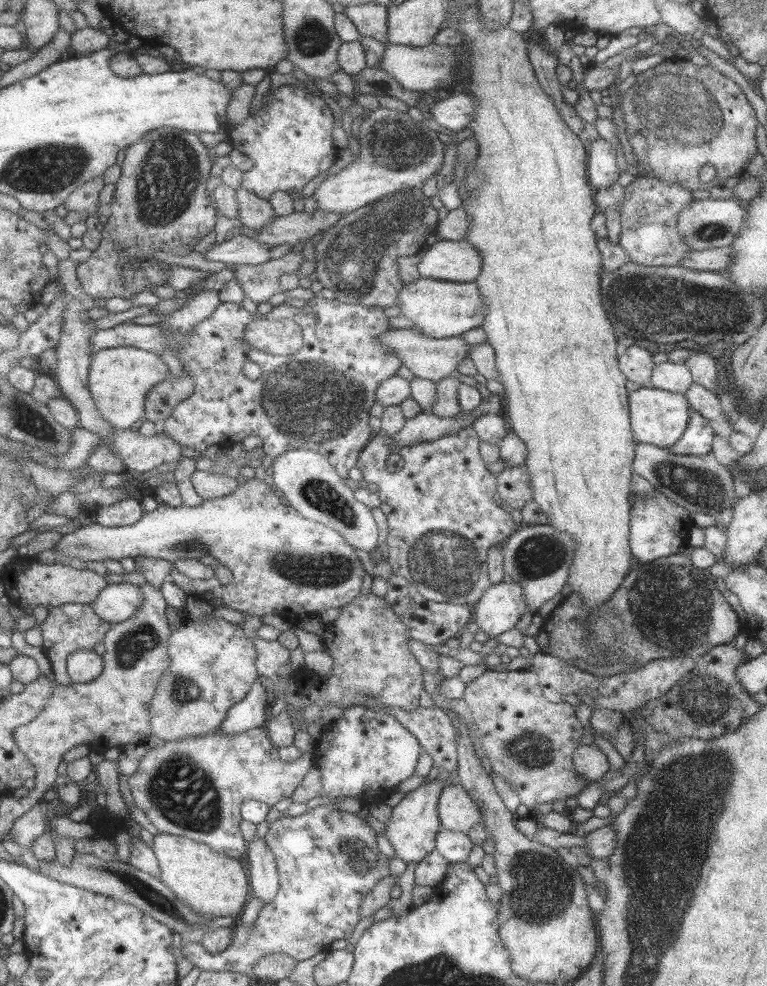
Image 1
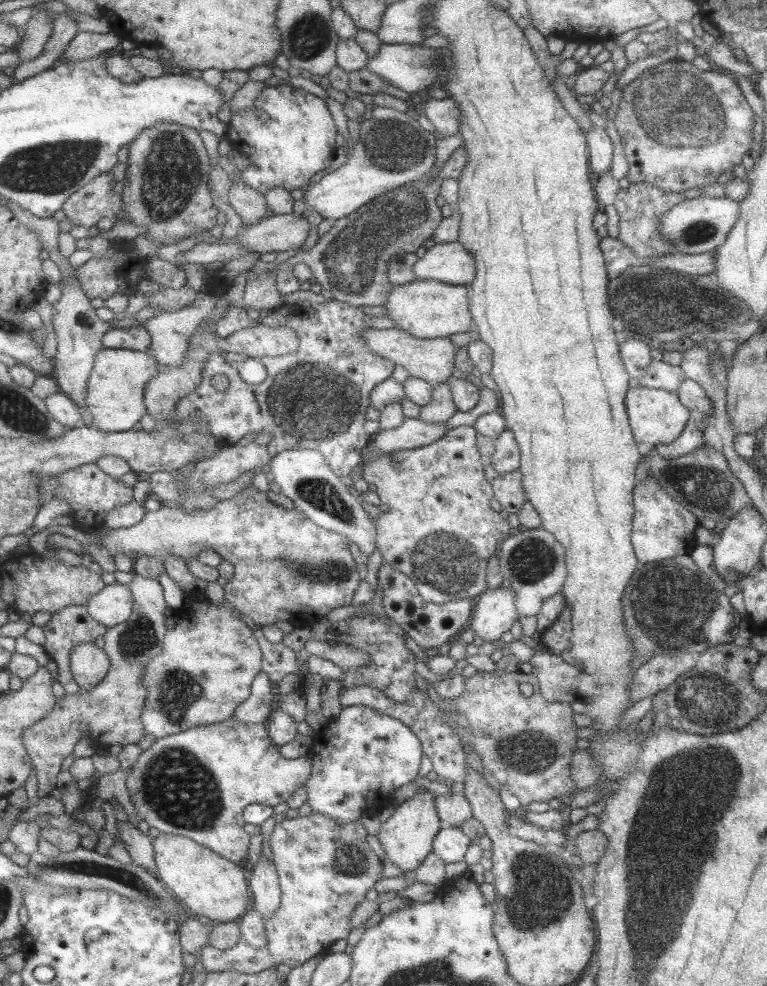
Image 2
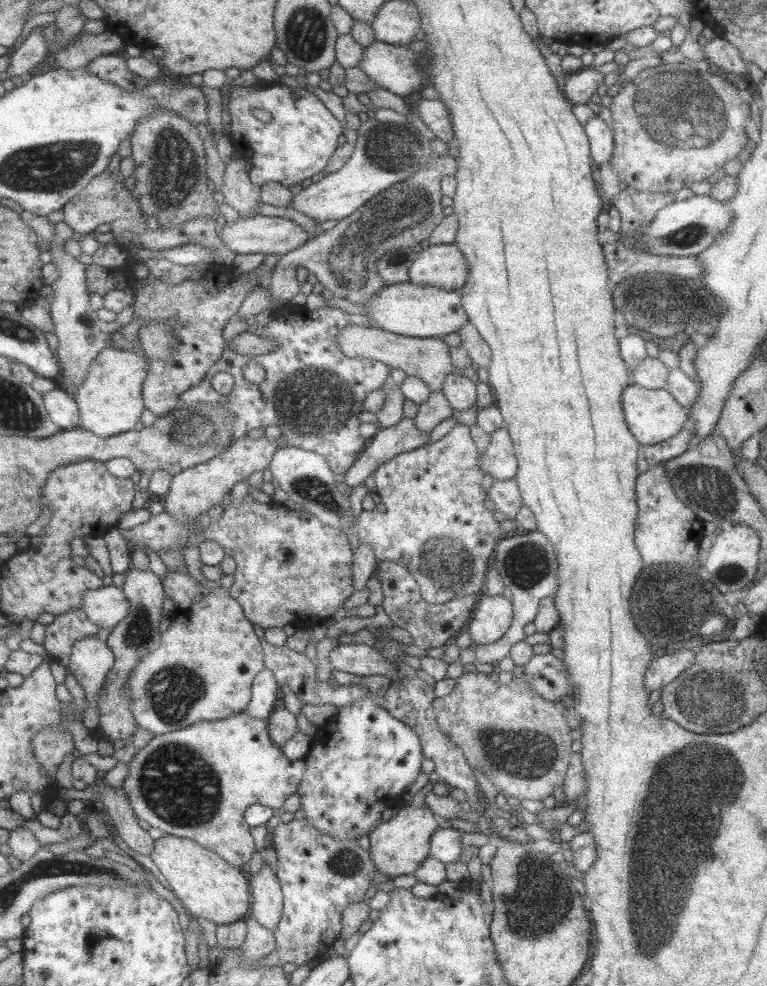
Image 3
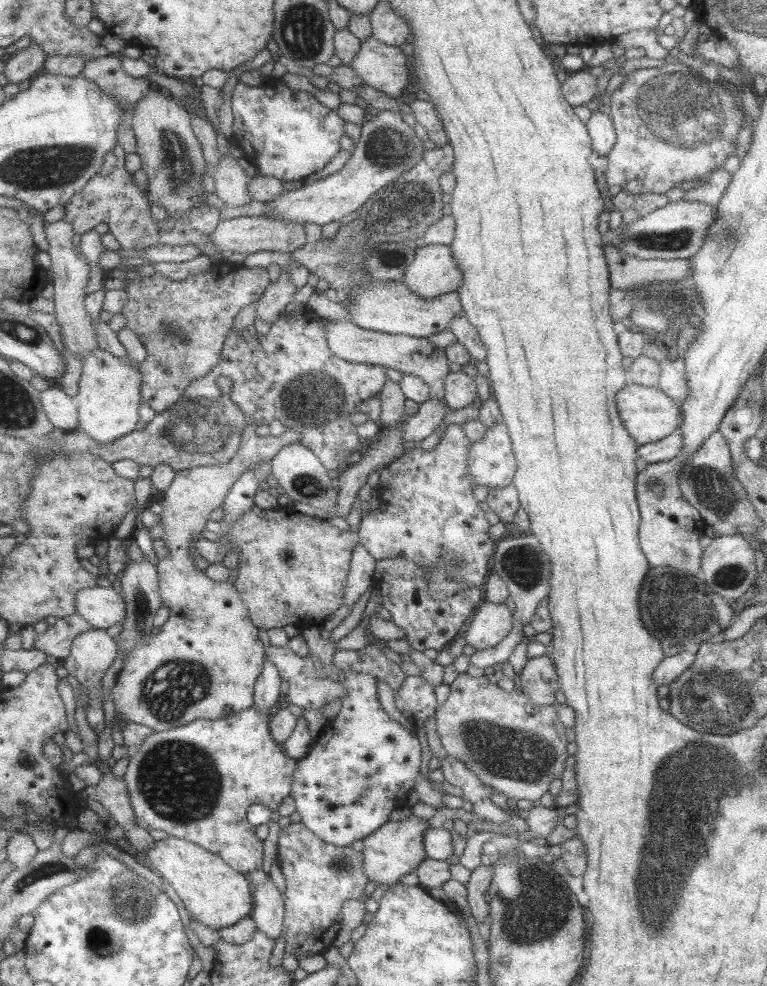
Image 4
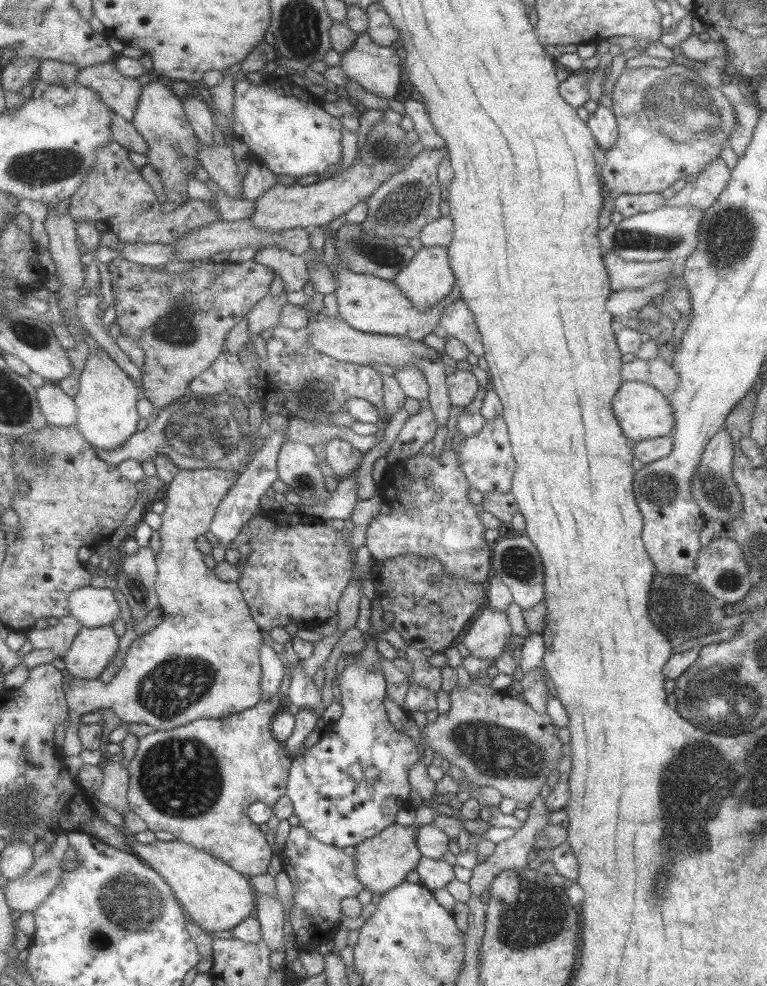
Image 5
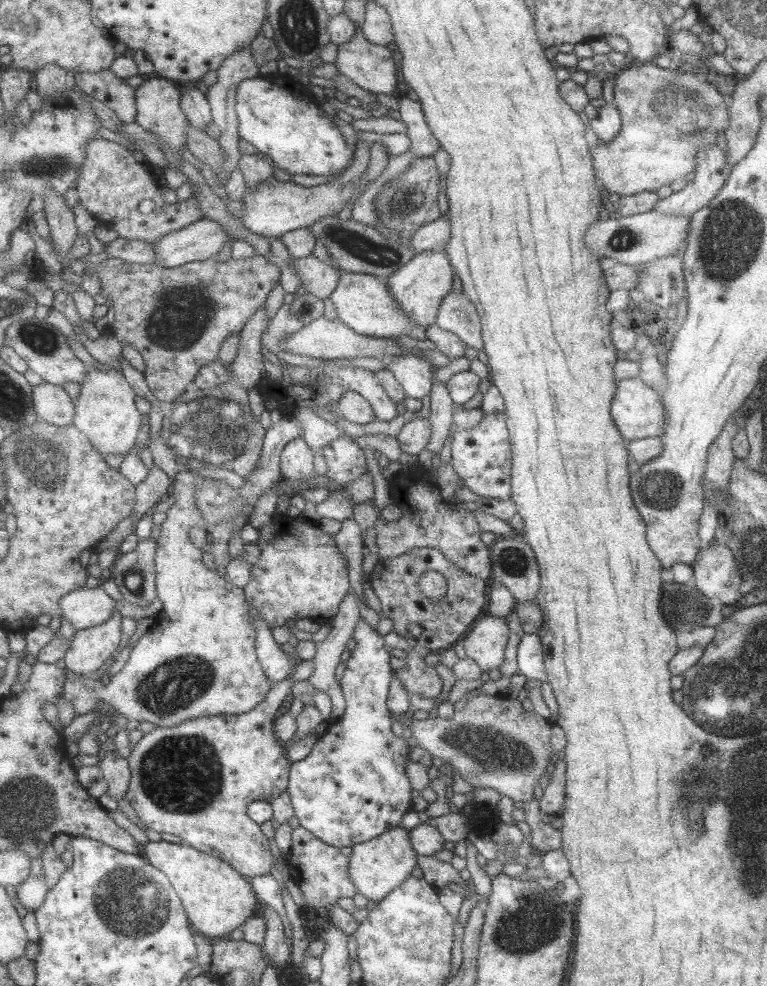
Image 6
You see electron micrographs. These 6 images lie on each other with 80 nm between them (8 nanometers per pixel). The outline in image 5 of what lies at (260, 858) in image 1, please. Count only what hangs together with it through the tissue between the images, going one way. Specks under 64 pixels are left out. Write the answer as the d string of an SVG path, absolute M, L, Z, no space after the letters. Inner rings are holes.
M259 894L254 918L259 921L261 939L267 944L269 952L276 952L282 946L283 922L285 923L280 902Z

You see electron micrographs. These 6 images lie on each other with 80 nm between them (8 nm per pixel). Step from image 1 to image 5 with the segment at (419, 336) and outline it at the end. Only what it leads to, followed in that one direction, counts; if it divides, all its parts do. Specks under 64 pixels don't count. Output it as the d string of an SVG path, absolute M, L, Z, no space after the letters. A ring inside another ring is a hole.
M318 312L308 317L307 327L310 328L308 338L310 345L335 360L345 361L353 365L387 364L393 369L414 366L417 370L420 370L428 385L426 403L430 406L435 424L437 424L437 428L441 428L441 426L443 428L447 424L449 410L451 410L446 384L446 373L449 370L441 361L441 352L429 348L423 340L413 340L408 336L361 332L351 328L339 316L327 316Z

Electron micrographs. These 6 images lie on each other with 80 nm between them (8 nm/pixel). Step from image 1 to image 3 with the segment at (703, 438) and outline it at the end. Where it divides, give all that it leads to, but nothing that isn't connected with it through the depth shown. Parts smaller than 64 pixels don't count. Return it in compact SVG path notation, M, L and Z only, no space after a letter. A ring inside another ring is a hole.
M688 418L675 436L659 442L659 444L646 446L642 452L643 458L651 464L662 464L667 460L680 456L687 449L687 444L692 442L692 430L694 430L693 420Z

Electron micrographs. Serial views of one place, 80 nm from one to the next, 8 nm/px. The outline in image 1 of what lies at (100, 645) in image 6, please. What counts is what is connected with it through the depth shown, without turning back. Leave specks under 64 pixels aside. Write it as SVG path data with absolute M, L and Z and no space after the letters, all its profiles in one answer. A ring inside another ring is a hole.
M78 650L68 658L69 680L75 683L88 683L97 680L105 672L103 655L93 650Z

